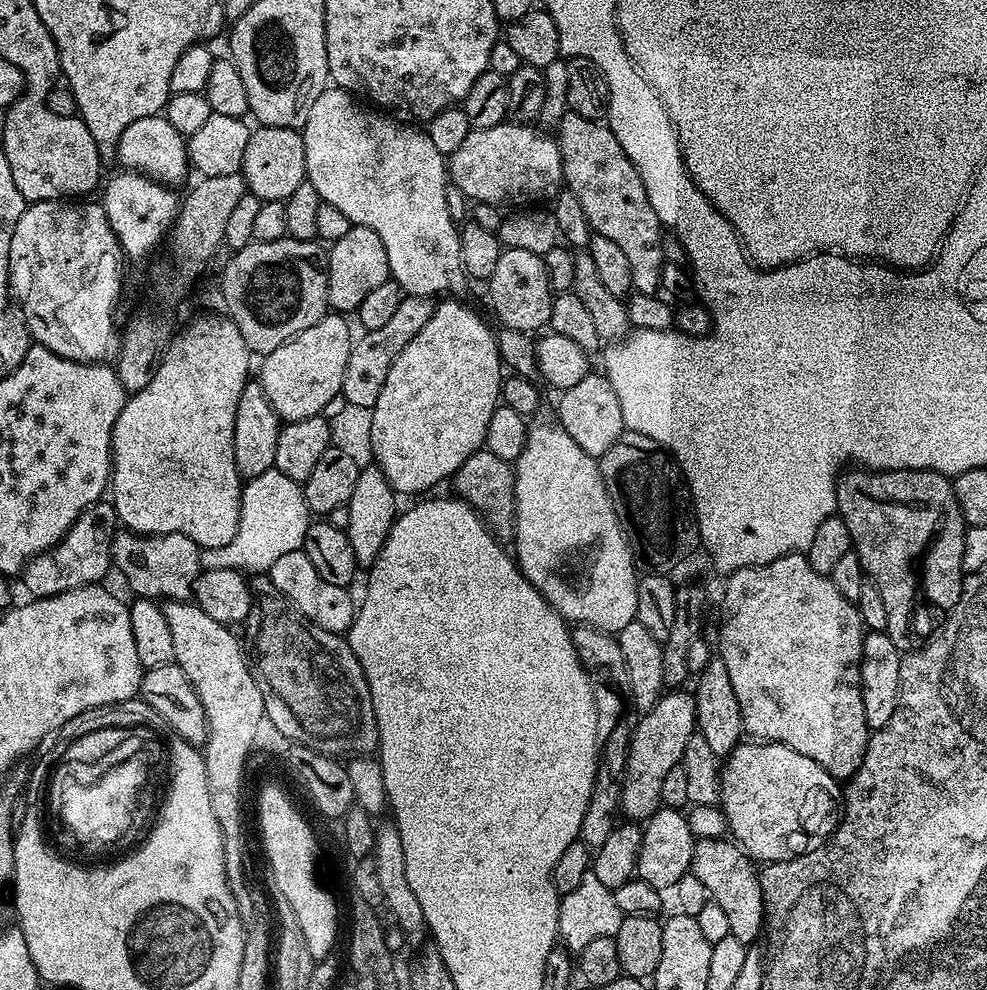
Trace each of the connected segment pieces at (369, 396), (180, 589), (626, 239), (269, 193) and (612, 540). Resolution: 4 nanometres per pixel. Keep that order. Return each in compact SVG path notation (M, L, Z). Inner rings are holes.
M405 295L404 301L398 306L398 310L378 330L364 332L363 335L353 343L350 350L350 358L346 358L346 374L342 374L341 393L344 394L346 402L354 406L371 408L378 402L378 394L386 382L386 374L390 374L390 366L398 354L430 322L430 314L434 314L437 301L431 296Z
M117 531L112 540L112 568L124 575L128 588L137 597L163 602L165 600L191 601L196 579L202 571L200 553L202 549L186 534L162 534L161 536L139 536L137 532Z
M568 110L554 129L554 139L560 148L563 183L567 191L573 192L586 213L589 229L602 238L610 238L626 254L630 262L630 276L633 289L644 295L657 295L660 288L660 271L665 261L662 252L662 225L658 214L654 214L654 206L650 206L650 198L646 198L646 186L642 186L642 178L638 178L638 170L634 170L634 162L626 158L626 150L618 146L618 138L608 128L607 123L599 120L587 120L582 114Z
M260 126L250 134L250 142L246 142L246 156L242 158L240 172L244 177L245 189L251 195L256 196L261 202L266 200L286 201L298 186L306 180L306 146L304 137L295 128L283 128L282 126Z
M544 420L541 424L535 425L533 423L529 427L522 454L514 462L514 471L516 474L516 481L514 482L514 498L516 499L514 559L520 565L520 572L543 594L549 606L557 614L564 617L565 621L571 622L573 625L589 624L604 632L618 634L622 630L622 626L626 626L631 620L636 619L638 571L636 572L636 564L632 561L632 552L634 556L633 545L629 544L628 537L624 534L624 527L620 525L620 520L616 517L616 511L610 502L604 479L600 473L597 457L586 454L586 450L582 450L582 446L578 446L578 442L574 442L574 438L570 438L570 434L566 434L566 430L558 422L552 421L551 424L550 421Z

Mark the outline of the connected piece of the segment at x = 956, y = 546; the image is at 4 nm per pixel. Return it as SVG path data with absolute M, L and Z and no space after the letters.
M909 468L889 472L844 470L836 481L836 512L850 530L865 577L874 581L882 602L886 602L889 638L896 648L907 649L920 569L945 554L958 558L964 546L966 525L952 480L941 472Z

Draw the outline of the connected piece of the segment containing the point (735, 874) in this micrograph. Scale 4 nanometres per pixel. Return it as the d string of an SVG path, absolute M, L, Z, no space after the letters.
M706 836L697 839L692 855L691 875L702 882L702 886L707 890L709 897L722 906L722 911L726 913L726 918L730 921L730 936L738 938L738 942L752 946L756 939L761 939L766 928L766 917L764 915L764 895L760 885L760 874L757 865L752 857L747 856L739 844L728 838L717 838Z

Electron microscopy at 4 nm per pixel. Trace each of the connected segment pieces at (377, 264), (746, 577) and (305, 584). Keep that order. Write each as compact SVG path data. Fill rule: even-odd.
M353 227L342 238L331 241L326 252L326 271L328 273L328 302L337 313L355 313L360 307L362 298L382 286L382 282L390 279L386 262L386 246L382 246L382 238L369 228Z
M791 552L769 564L759 564L753 568L739 568L731 573L724 584L724 609L720 612L720 652L719 659L724 661L726 674L730 674L730 686L734 686L734 698L738 698L738 706L742 710L744 732L749 737L760 742L770 744L785 744L790 750L798 750L798 754L825 758L832 756L830 771L838 782L846 782L862 766L862 758L866 754L866 746L870 729L866 722L866 710L862 706L860 693L860 659L866 629L860 620L860 611L853 601L842 598L834 586L834 582L827 576L818 574L810 566L807 555Z
M303 550L282 554L282 558L278 558L278 562L274 562L274 566L268 568L266 576L267 579L272 579L272 584L276 587L273 589L296 611L301 612L309 624L321 632L347 633L357 610L354 600L352 604L351 591L342 586L334 586L334 582L326 582L326 578L322 578L322 574L314 570L314 565L310 558L306 558Z

